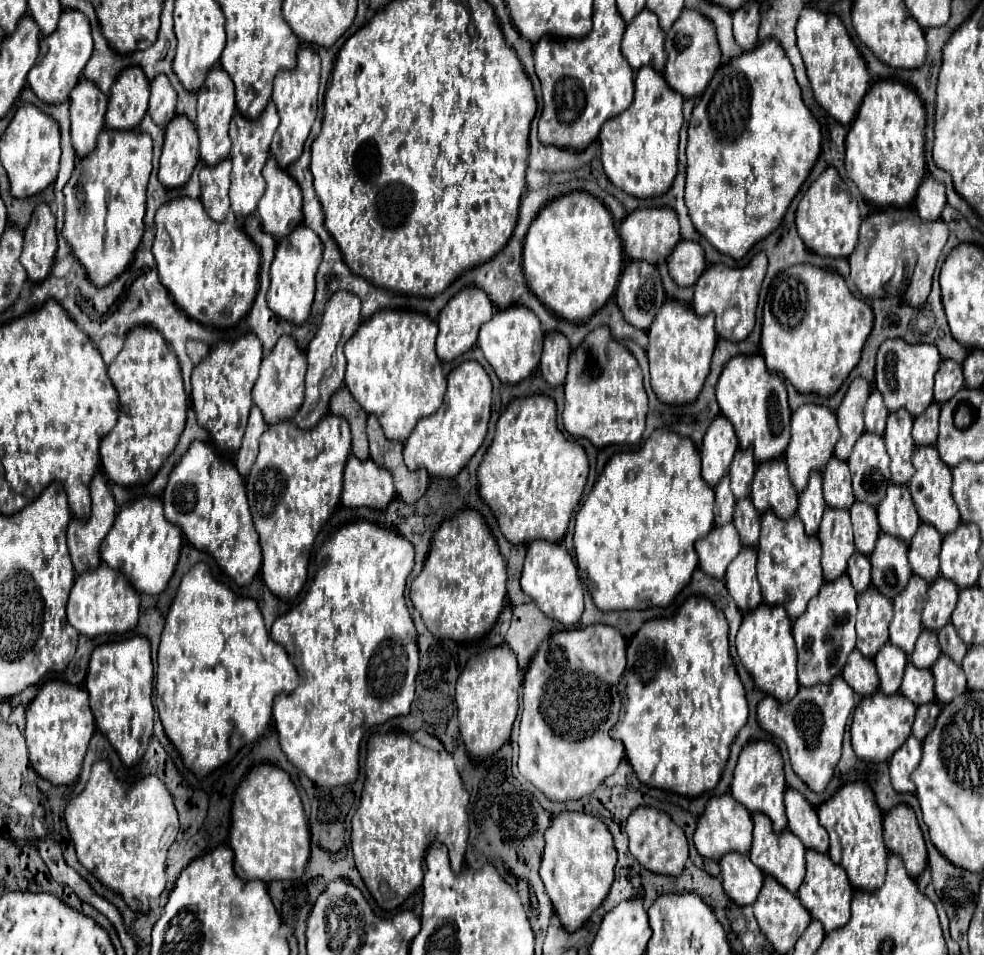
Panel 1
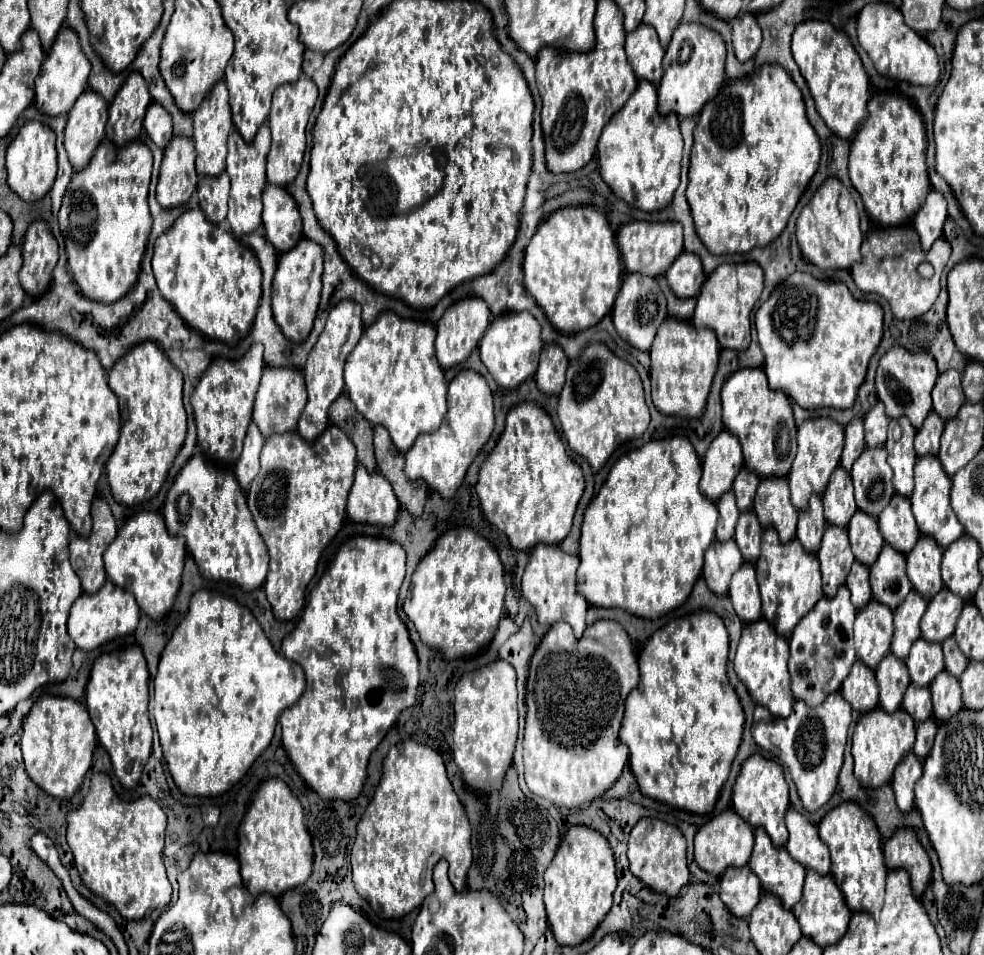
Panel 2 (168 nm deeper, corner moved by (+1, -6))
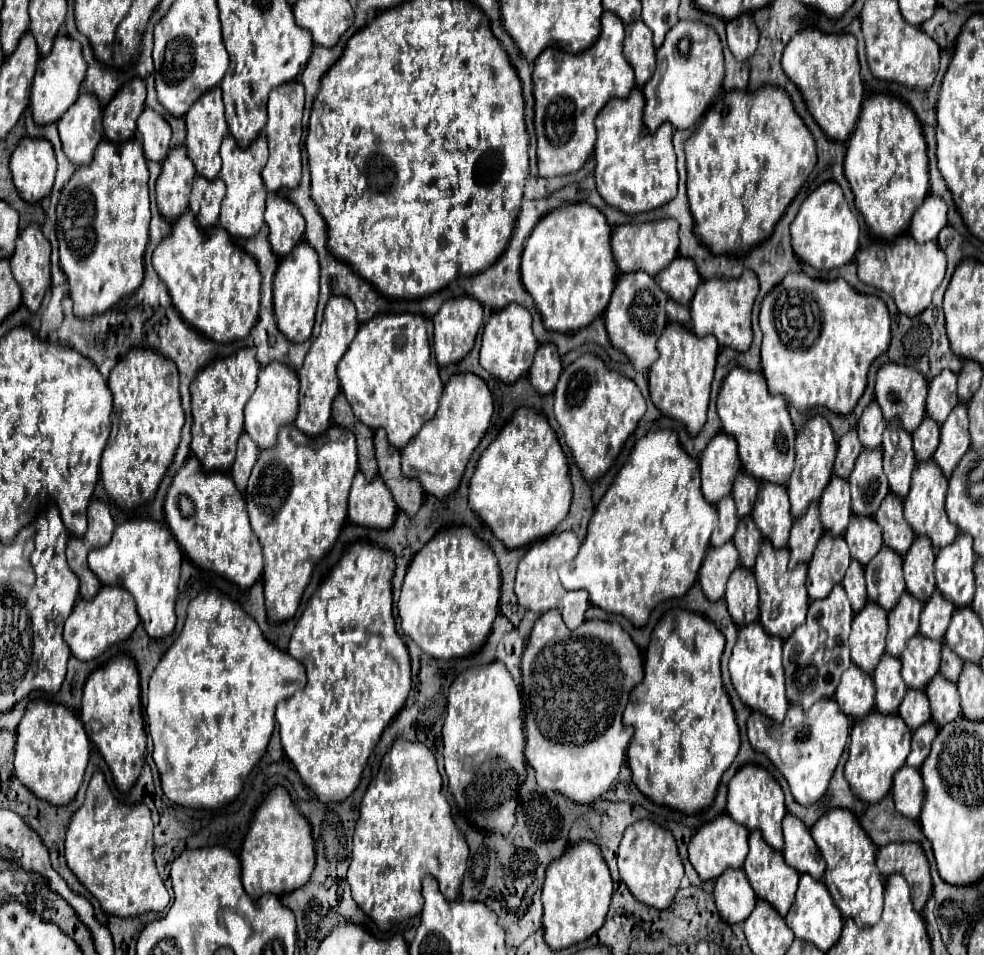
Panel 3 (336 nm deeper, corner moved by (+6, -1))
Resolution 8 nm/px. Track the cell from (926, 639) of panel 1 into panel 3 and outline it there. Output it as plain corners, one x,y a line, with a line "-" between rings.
916,634
906,642
906,648
900,656
902,660
902,678
908,688
924,690
928,680
940,668
940,650
942,642

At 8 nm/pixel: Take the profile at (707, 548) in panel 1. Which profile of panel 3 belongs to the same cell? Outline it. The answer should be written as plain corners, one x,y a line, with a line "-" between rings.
726,542
724,546
718,548
710,546
706,550
706,558
700,566
698,580
710,602
716,602
724,596
726,580
736,566
738,566
738,550
732,542

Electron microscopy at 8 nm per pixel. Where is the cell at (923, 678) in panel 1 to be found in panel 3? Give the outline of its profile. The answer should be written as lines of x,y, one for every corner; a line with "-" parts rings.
908,690
900,708
898,708
900,718
904,718
904,722
916,730
916,726
922,726
924,722
930,720
930,704
928,698
924,694
924,690

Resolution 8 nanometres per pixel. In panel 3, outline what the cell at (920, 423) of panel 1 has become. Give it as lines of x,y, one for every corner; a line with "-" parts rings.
926,416
922,420
922,424
918,426
918,430
912,434
916,460
930,460
932,458
932,454
938,446
938,436
940,436
940,426
930,416

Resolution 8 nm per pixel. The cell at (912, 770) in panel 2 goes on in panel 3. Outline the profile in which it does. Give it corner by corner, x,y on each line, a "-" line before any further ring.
902,766
894,774
892,796
894,796
896,810
902,816
918,818
920,806
922,806
922,778
920,778
920,770
912,768
912,766

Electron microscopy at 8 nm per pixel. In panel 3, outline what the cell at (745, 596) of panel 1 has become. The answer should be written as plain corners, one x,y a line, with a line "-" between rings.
738,566
730,578
726,588
726,606
732,616
732,620
738,626
744,626
748,622
758,620
758,588
752,570

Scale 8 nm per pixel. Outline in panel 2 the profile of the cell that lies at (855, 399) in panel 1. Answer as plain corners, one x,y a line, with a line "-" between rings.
855,417
845,427
845,449
843,449
843,455
841,455
841,467
845,471
851,471
855,459
861,455
863,449
865,449
865,441
863,441
863,421
859,417

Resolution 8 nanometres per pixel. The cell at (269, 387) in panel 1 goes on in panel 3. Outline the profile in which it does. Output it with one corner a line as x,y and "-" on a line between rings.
272,362
260,368
258,386
252,398
248,400
246,410
248,410
248,436
260,446
260,450
276,444
278,428
294,424
298,414
298,374
280,362

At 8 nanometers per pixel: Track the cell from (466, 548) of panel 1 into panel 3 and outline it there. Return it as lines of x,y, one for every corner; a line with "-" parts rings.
468,526
438,532
410,562
398,600
400,624
420,650
438,660
478,652
500,604
500,570
494,550

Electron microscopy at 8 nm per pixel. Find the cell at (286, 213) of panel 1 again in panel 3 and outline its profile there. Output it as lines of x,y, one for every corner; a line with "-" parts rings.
270,192
266,198
264,220
270,228
270,246
276,256
286,256
292,252
292,246
302,240
304,218
300,210
286,198

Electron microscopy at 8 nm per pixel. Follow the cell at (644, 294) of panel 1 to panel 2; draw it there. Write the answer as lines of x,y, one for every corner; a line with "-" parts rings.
627,273
611,315
613,315
613,323
621,339
625,339
629,345
633,345
639,351
649,351
659,325
667,317
667,301
653,277
639,275
639,273

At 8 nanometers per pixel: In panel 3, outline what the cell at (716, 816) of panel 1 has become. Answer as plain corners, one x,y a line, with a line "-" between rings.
720,814
716,820
706,822
698,828
688,844
690,864
698,872
702,880
716,880
726,868
742,868
744,858
748,854
748,830
734,822
728,814

